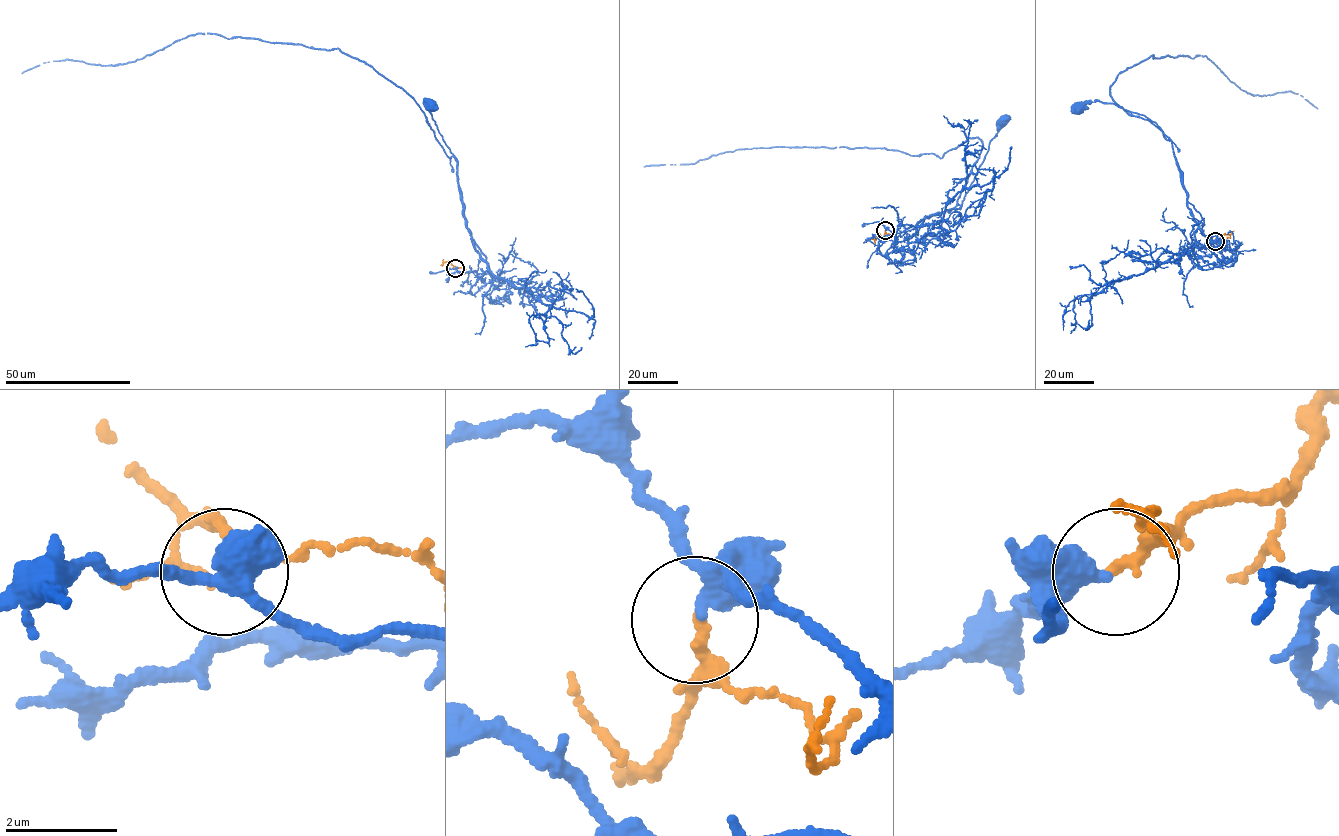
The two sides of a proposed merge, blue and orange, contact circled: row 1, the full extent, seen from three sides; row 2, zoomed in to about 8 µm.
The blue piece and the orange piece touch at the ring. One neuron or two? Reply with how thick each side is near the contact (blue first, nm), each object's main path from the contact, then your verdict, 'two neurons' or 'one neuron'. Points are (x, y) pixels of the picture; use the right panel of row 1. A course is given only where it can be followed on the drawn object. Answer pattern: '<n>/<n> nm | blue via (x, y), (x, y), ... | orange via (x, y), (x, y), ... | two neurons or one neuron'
400/240 nm | blue via (1215, 241), (1204, 235), (1203, 219), (1188, 201), (1172, 142), (1154, 122), (1113, 103), (1085, 102), (1076, 107) | orange via (1215, 241), (1224, 233), (1230, 235), (1226, 236) | two neurons

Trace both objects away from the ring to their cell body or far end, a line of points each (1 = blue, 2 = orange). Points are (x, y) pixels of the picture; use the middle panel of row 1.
1: (885, 230), (898, 242), (917, 235), (925, 217), (959, 209), (989, 142), (1005, 119)
2: (885, 230), (881, 238), (873, 239), (874, 236)

